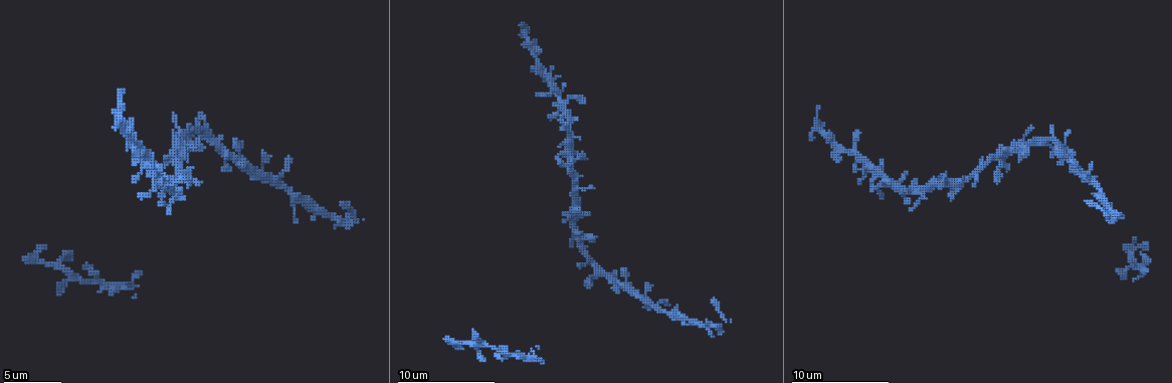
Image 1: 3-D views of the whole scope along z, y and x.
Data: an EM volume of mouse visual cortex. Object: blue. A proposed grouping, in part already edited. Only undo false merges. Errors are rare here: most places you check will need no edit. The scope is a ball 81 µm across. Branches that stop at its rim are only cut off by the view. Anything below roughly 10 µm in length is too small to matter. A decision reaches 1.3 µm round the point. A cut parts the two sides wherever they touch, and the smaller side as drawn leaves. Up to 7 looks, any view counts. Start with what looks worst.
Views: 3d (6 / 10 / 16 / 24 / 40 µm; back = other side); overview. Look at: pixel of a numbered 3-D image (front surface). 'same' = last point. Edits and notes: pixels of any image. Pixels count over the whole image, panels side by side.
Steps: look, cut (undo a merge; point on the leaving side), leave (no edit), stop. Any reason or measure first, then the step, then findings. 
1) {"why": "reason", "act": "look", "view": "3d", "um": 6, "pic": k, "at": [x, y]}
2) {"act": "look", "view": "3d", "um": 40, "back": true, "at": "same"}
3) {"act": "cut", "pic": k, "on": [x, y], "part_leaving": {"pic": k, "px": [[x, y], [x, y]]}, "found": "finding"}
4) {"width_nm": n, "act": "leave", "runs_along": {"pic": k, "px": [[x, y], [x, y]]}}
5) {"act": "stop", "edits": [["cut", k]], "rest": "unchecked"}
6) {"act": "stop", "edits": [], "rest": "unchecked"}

{"why": "four or more arms meet", "act": "look", "view": "3d", "um": 16, "pic": 1, "at": [229, 158]}

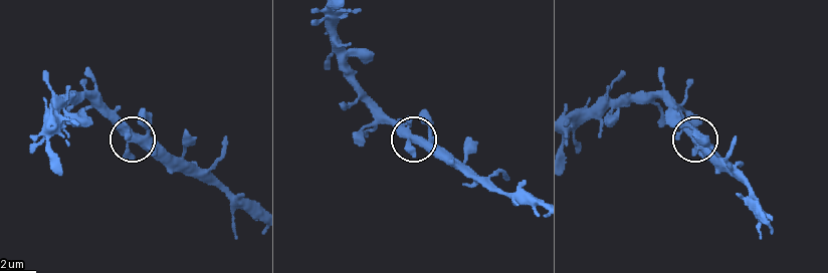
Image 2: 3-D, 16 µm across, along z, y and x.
{"act": "look", "view": "3d", "um": 6, "pic": 2, "at": [414, 138]}

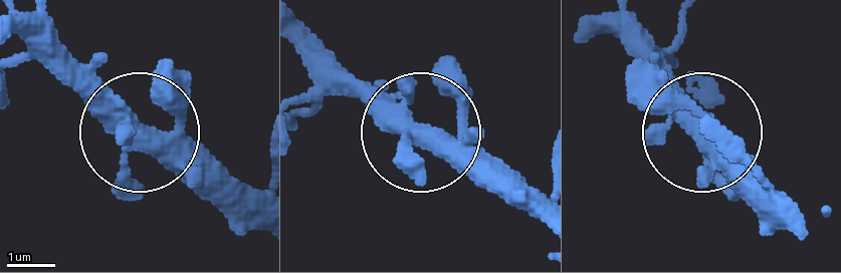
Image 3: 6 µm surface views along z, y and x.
{"side_arm_um": 19, "arms": 4, "act": "leave", "found": "all the same neuron"}

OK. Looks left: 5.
{"why": "thick turns thin", "act": "look", "view": "3d", "um": 16, "pic": 1, "at": [134, 141]}

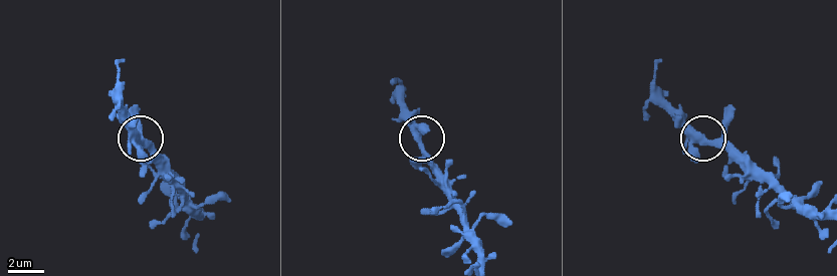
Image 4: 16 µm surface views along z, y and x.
{"act": "look", "view": "3d", "um": 6, "pic": 4, "at": [419, 140]}

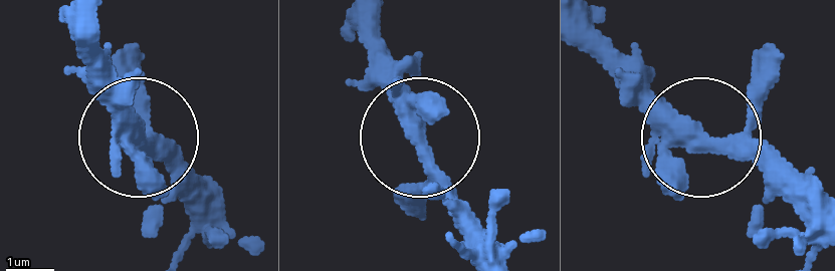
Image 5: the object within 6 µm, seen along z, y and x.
{"width_nm": 350, "act": "leave", "found": "continuous, no second neuron"}

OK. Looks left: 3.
{"why": "three arms meet", "act": "look", "view": "3d", "um": 6, "pic": 1, "at": [584, 255]}

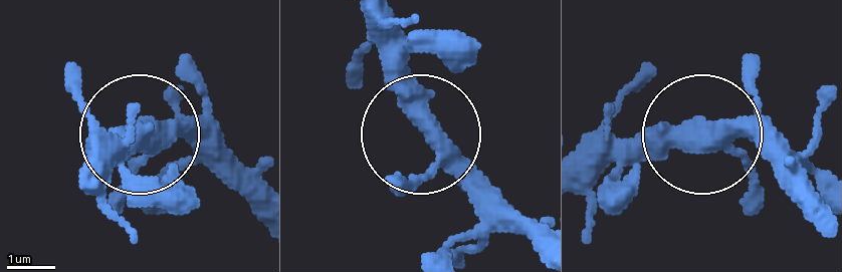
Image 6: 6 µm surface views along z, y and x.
{"width_nm": 370, "act": "leave", "runs_along": {"pic": 6, "px": [[705, 131], [754, 131], [786, 151]]}, "found": "one neuron here"}

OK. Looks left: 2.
{"why": "narrows sharply", "act": "look", "view": "3d", "um": 10, "pic": 1, "at": [664, 311]}

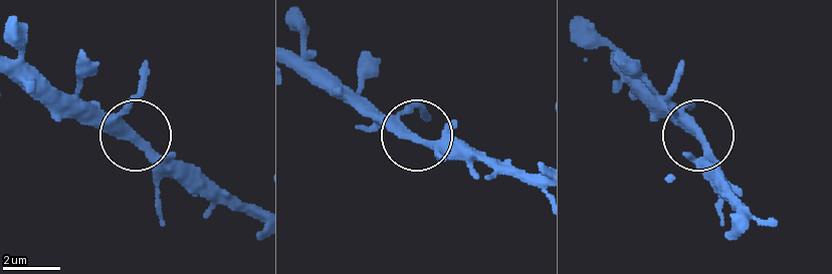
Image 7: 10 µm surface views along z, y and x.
{"why": "closer look", "act": "look", "view": "3d", "um": 6, "pic": 7, "at": [414, 136]}

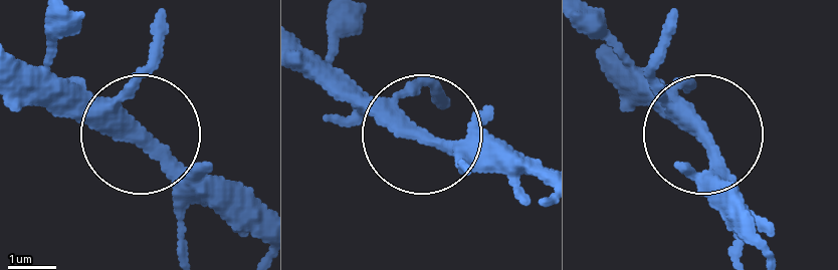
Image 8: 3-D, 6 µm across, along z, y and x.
{"act": "leave", "runs_along": {"pic": 8, "px": [[308, 59], [416, 134], [496, 147]]}, "found": "all the same neuron"}

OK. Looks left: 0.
{"act": "stop", "edits": [], "rest": "unchecked"}

